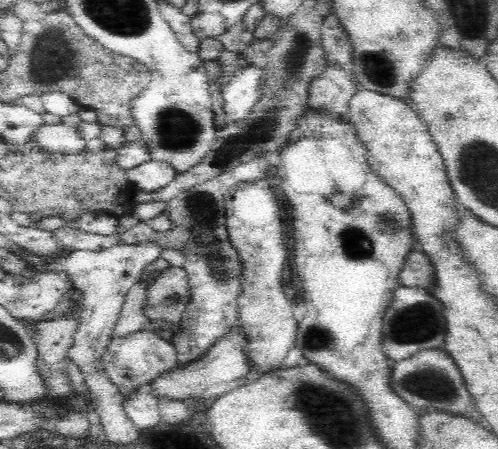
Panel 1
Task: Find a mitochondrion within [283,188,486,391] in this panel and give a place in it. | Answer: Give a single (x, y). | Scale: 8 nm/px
(421, 322)

